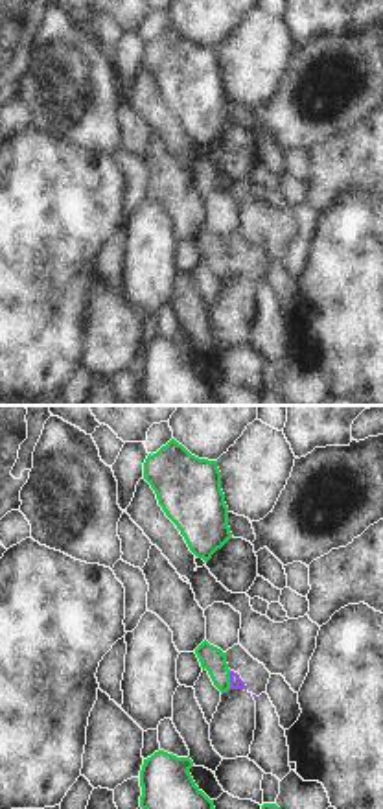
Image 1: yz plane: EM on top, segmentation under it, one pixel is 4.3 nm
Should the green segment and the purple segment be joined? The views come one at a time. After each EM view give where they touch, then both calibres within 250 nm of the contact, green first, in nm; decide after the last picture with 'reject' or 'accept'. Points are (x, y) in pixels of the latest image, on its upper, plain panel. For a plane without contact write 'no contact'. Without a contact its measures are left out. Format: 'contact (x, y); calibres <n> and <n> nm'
contact (229, 268); calibres 110 and 60 nm

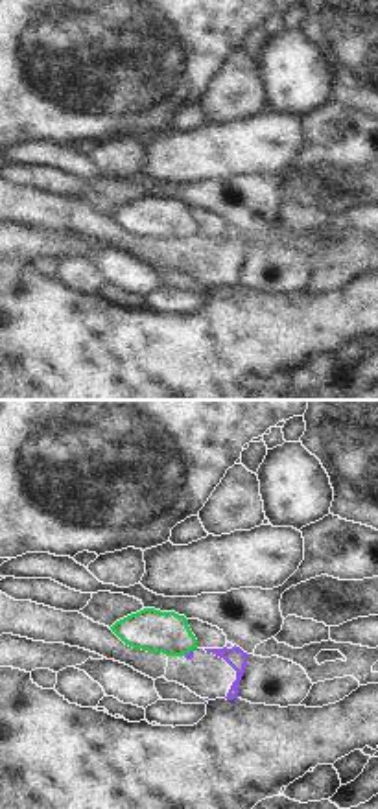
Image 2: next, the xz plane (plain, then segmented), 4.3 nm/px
contact (188, 238); calibres 190 and 30 nm

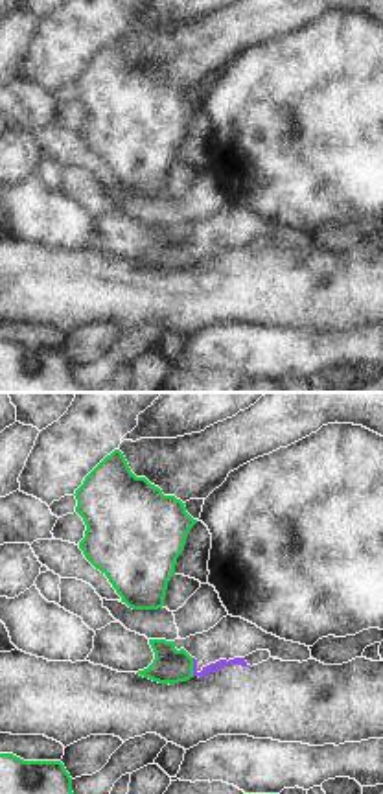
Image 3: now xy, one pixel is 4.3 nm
contact (192, 255); calibres 160 and 50 nm

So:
reject

